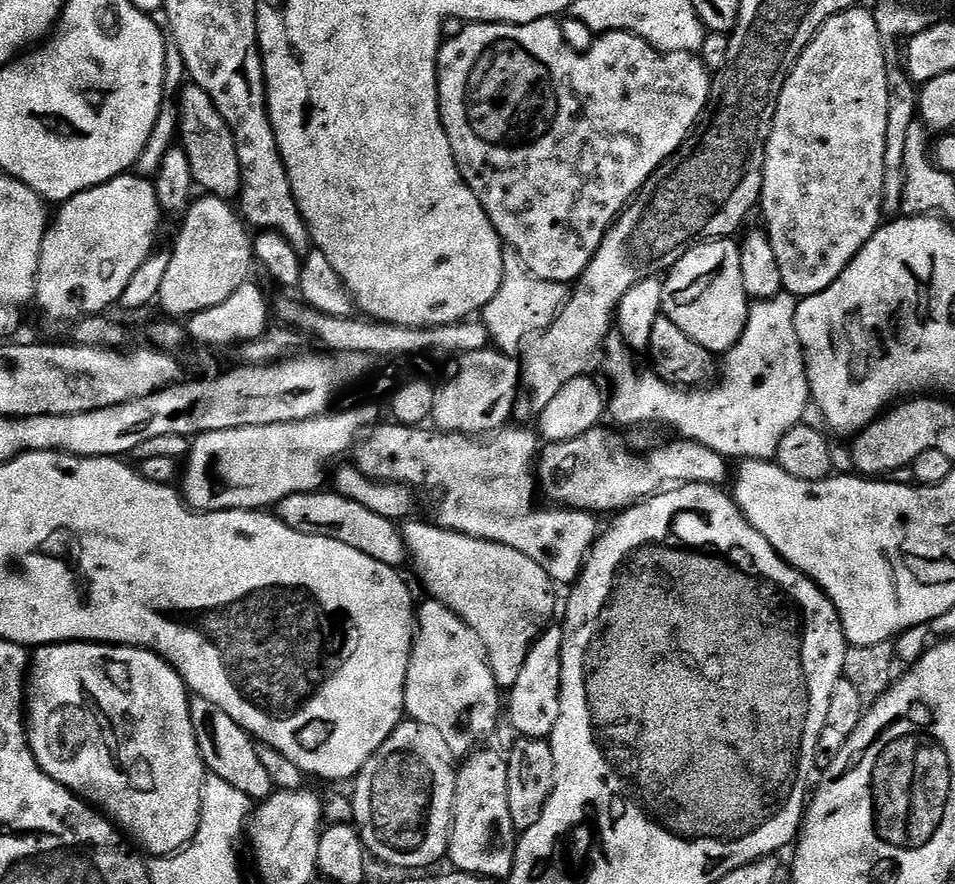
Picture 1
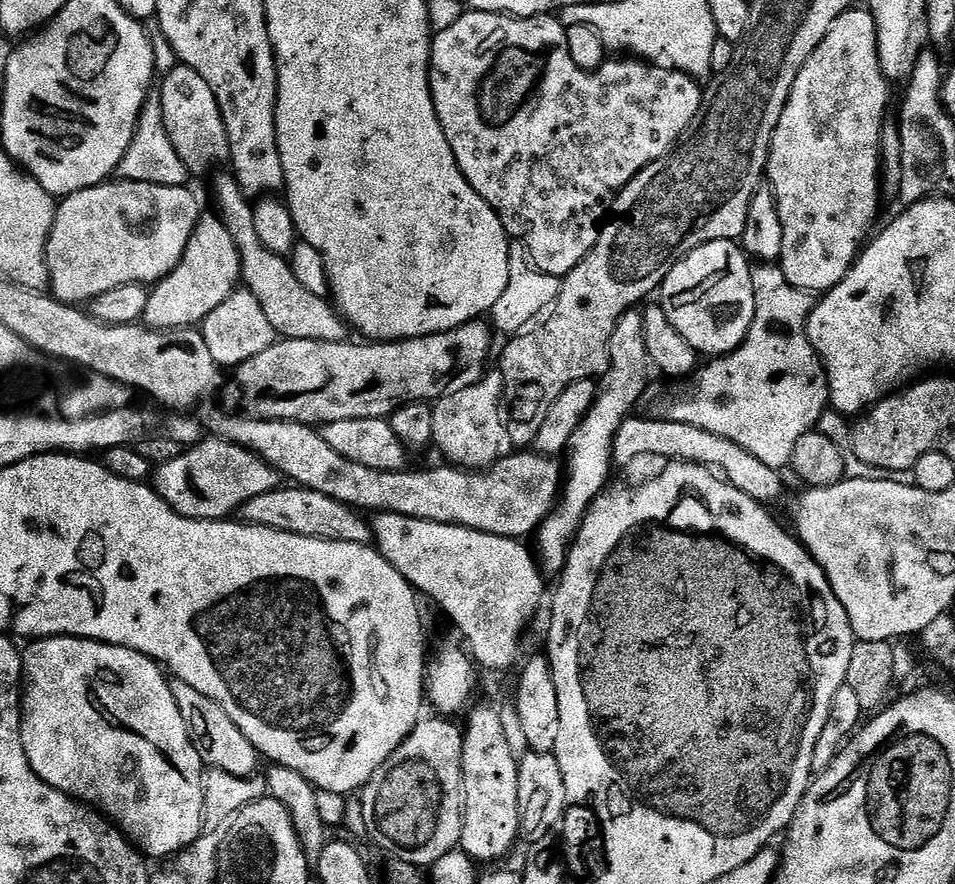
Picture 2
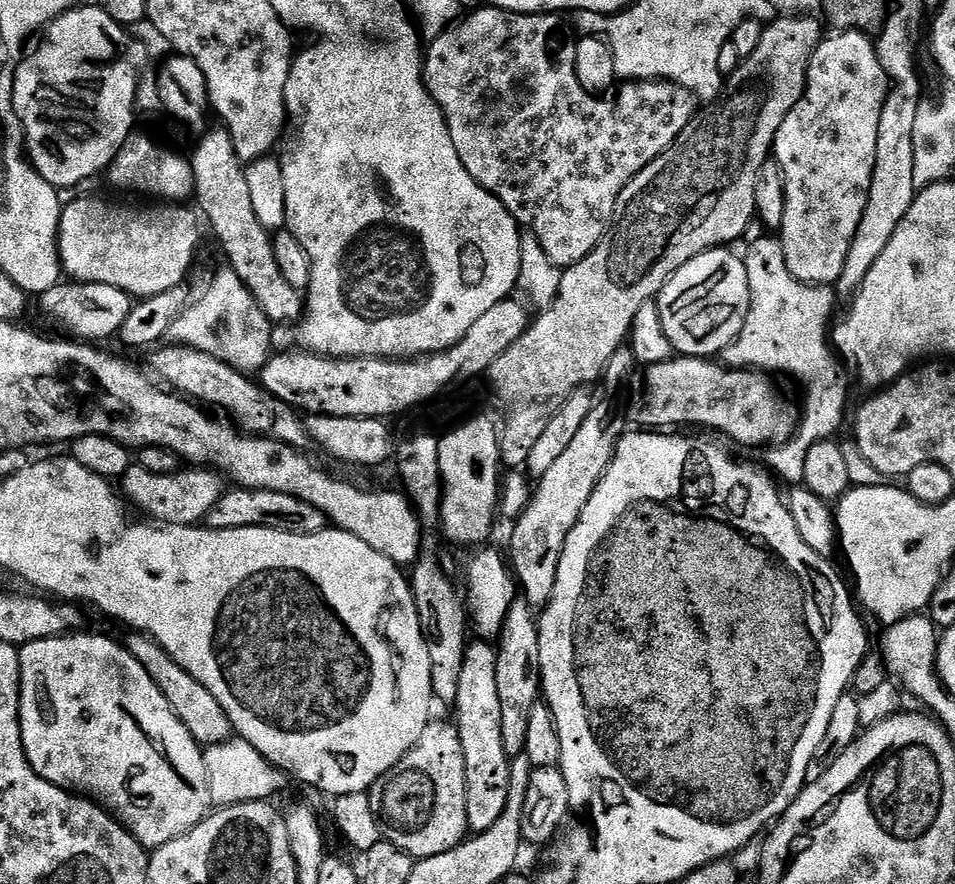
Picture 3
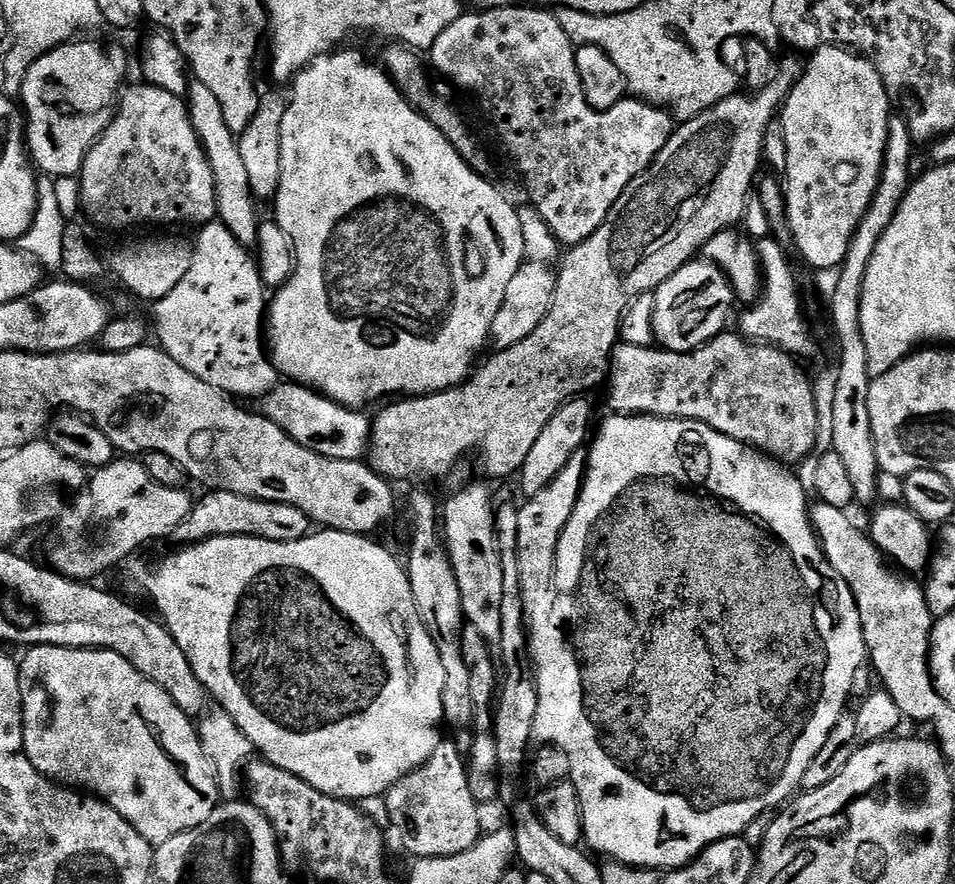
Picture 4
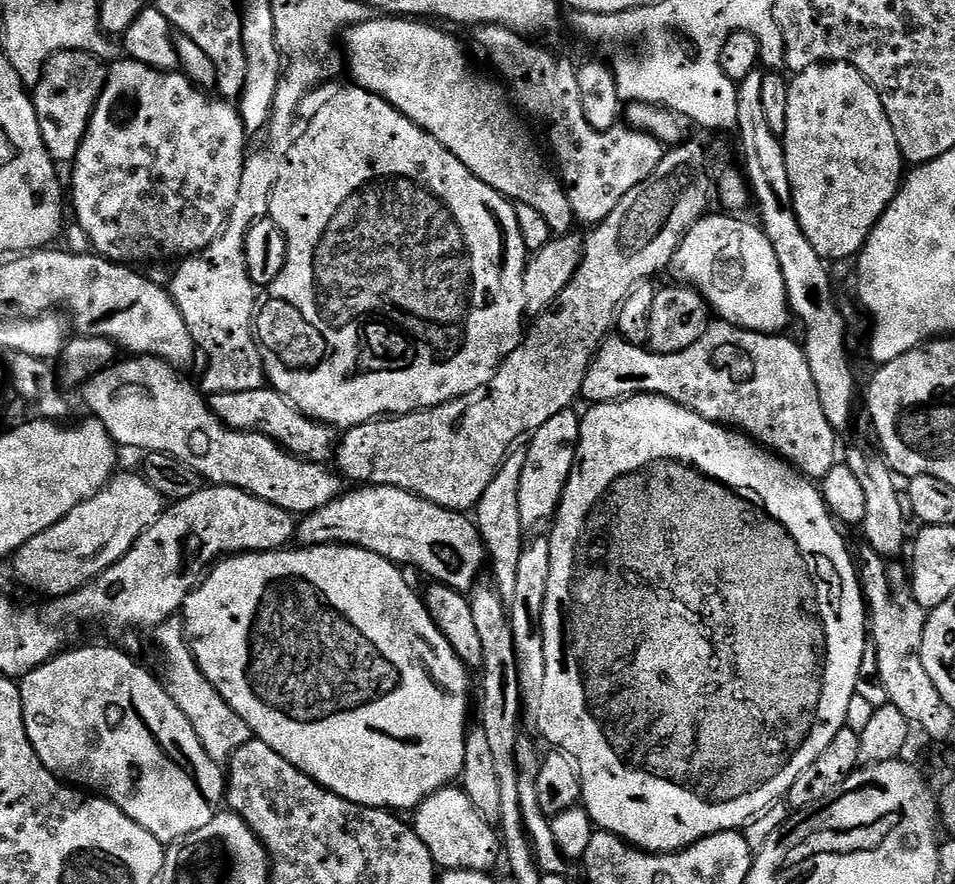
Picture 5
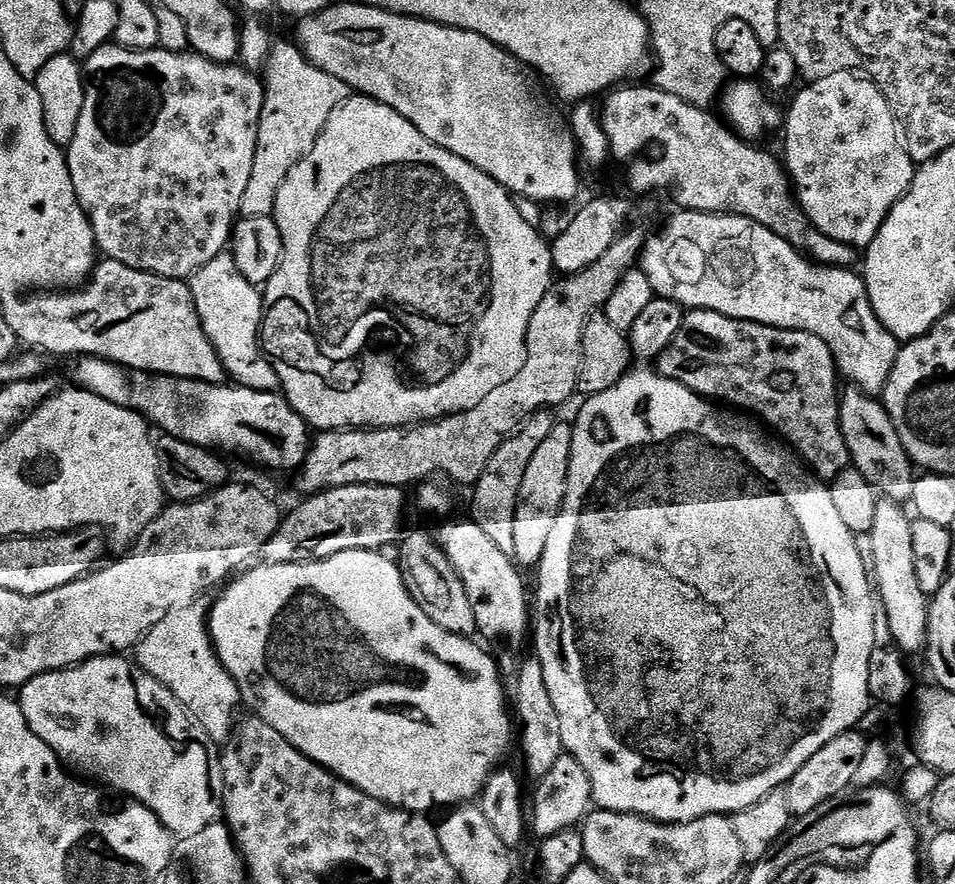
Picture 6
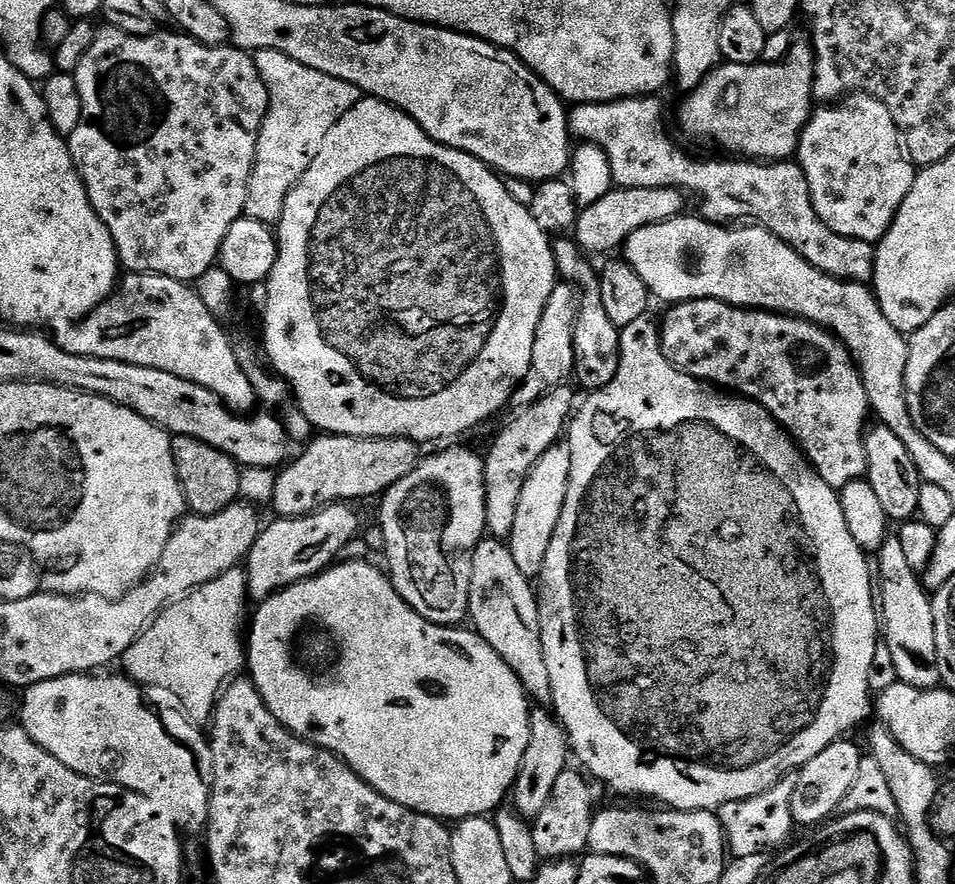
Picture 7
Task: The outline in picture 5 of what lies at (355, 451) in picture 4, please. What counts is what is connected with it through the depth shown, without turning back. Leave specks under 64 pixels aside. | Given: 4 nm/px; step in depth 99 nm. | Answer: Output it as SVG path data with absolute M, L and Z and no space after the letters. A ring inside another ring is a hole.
M271 386L242 390L236 393L218 392L211 397L212 410L229 428L240 432L257 432L269 436L292 456L308 460L312 464L324 464L333 459L338 447L338 432L331 424L321 424L304 415L296 405Z

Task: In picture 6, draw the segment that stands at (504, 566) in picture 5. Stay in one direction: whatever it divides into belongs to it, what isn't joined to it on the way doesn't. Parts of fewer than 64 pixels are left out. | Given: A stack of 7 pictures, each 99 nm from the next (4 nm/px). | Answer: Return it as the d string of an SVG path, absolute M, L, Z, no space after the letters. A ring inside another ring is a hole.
M551 411L535 412L529 420L520 425L520 431L514 433L498 450L494 450L494 458L486 466L486 470L476 479L472 496L472 523L482 526L482 530L498 545L502 554L512 557L514 554L514 514L518 506L518 494L522 490L522 478L526 478L526 470L538 451L538 446L554 430L558 422Z

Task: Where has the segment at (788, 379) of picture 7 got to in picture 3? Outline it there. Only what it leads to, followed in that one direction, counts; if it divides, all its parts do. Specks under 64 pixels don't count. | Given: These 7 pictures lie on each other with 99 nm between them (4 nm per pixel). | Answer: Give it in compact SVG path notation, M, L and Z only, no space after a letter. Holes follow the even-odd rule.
M679 356L647 365L642 376L644 393L630 408L630 420L637 429L680 430L683 424L697 424L700 430L713 428L725 432L740 444L763 446L784 444L796 433L801 409L776 396L775 386L763 371L735 366L723 368L712 360Z

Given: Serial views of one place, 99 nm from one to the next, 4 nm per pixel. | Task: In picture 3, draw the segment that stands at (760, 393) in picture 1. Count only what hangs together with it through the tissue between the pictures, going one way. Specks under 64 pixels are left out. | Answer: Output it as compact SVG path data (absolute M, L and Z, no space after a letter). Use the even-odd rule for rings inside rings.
M764 236L754 241L742 252L742 259L750 278L750 294L746 297L740 333L730 344L731 363L738 368L763 370L768 374L785 372L804 387L804 404L796 433L784 444L767 449L767 467L781 481L789 480L789 485L800 486L804 482L810 448L819 440L833 439L844 424L848 376L837 349L830 343L832 311L838 305L838 297L827 284L804 284L794 278L786 266L779 239Z

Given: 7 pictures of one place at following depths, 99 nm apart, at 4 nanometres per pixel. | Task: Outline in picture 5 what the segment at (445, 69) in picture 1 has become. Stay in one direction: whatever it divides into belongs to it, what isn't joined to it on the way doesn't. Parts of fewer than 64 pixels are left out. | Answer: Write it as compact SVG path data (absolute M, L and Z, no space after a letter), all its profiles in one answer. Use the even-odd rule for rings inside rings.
M485 24L473 32L476 32L472 36L473 46L492 59L493 66L500 71L499 79L510 89L515 107L529 121L537 120L544 127L547 151L550 156L552 151L556 159L555 171L564 185L573 217L587 226L603 222L638 182L646 182L646 178L654 174L664 157L665 145L658 138L627 126L596 132L594 126L586 122L586 114L582 114L577 65L572 65L566 57L540 44L531 44L527 35L497 24Z

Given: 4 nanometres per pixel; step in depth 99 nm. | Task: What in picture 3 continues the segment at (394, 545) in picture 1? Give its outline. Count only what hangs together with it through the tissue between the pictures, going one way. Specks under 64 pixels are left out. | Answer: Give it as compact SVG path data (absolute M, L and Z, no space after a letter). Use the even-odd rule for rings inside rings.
M236 486L225 491L224 497L212 507L210 514L206 517L206 524L210 528L273 528L279 532L309 536L325 531L329 527L330 521L322 514L322 510L318 510L314 506L310 506L310 502L302 502L290 494Z

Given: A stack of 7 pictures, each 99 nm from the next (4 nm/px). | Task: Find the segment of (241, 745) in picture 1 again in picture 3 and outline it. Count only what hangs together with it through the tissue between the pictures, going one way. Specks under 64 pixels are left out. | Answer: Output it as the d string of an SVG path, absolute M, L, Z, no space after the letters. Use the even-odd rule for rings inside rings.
M132 632L126 641L128 655L133 656L142 670L150 674L153 685L159 688L160 695L166 698L170 711L176 715L176 719L182 722L186 730L190 730L193 741L201 746L210 744L221 744L223 740L229 739L233 735L234 729L226 710L218 706L218 698L206 690L202 682L198 682L162 646L151 636L145 636L142 632Z

